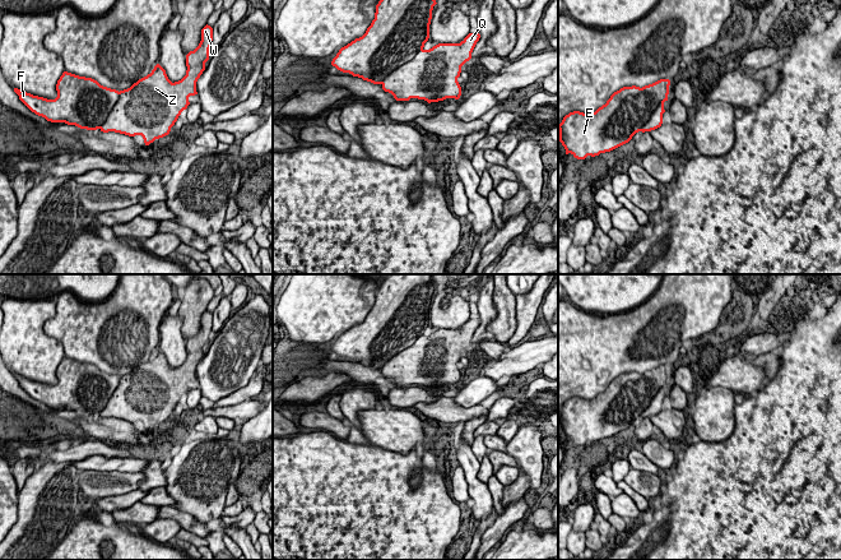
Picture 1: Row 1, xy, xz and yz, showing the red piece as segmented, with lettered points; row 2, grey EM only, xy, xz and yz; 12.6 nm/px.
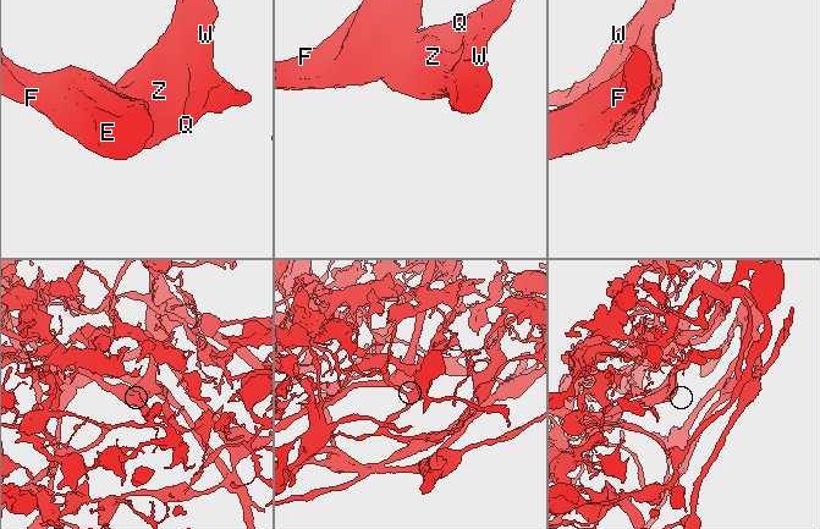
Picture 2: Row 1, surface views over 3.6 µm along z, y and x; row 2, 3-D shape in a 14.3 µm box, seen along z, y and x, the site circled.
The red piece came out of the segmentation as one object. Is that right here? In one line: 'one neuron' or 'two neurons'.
two neurons

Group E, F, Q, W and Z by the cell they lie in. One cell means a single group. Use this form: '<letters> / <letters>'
E F / Q W Z

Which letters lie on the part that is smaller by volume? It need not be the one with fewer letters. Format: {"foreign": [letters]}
{"foreign": ["E", "F"]}

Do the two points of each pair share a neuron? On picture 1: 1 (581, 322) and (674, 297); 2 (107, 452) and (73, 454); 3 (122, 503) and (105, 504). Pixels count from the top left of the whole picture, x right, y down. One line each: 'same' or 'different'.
1: same
2: same
3: same

